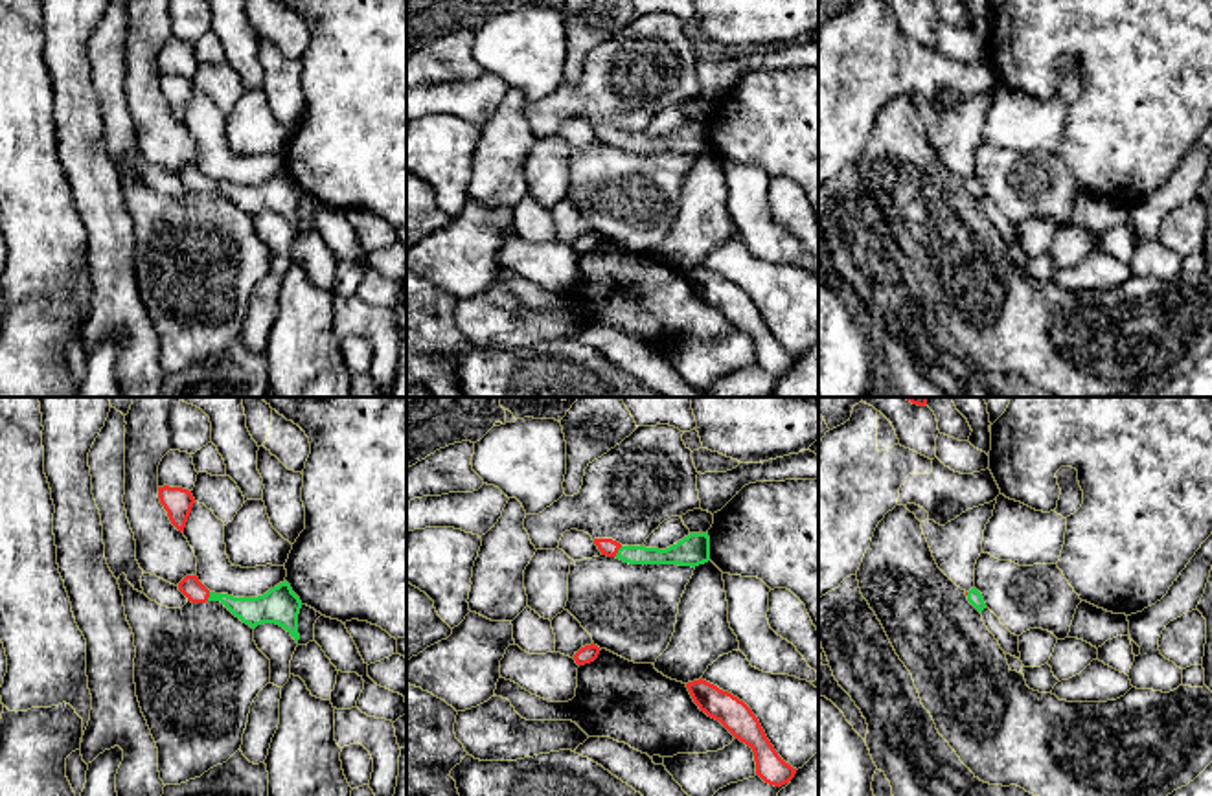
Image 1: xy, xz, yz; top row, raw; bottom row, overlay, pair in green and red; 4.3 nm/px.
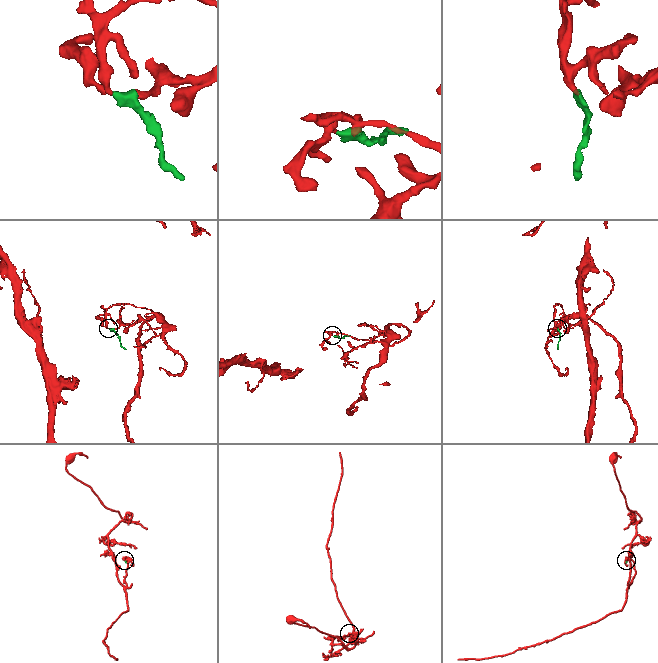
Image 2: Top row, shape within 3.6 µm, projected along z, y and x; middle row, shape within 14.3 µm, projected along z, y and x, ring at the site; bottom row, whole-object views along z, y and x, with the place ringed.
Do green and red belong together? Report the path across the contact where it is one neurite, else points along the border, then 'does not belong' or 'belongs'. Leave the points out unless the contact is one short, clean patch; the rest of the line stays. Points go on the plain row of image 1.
way xz (675, 142), (640, 144), (618, 140), (607, 135); belongs

